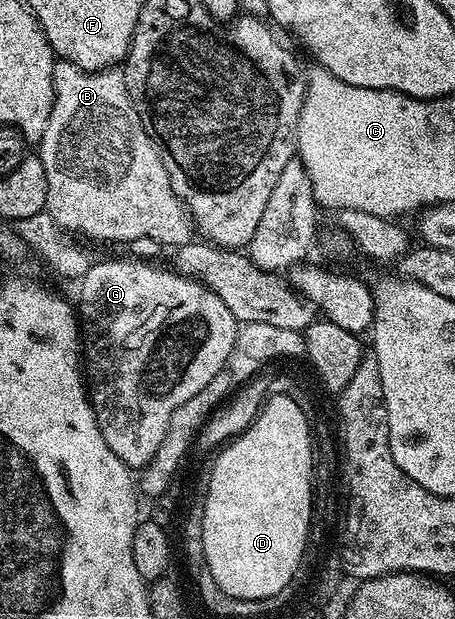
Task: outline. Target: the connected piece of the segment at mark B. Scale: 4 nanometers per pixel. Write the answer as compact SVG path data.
M57 59L54 102L38 155L42 166L46 166L46 211L61 229L73 228L98 240L157 240L171 246L192 243L194 225L170 186L160 150L130 98L123 71L84 72L71 60Z

